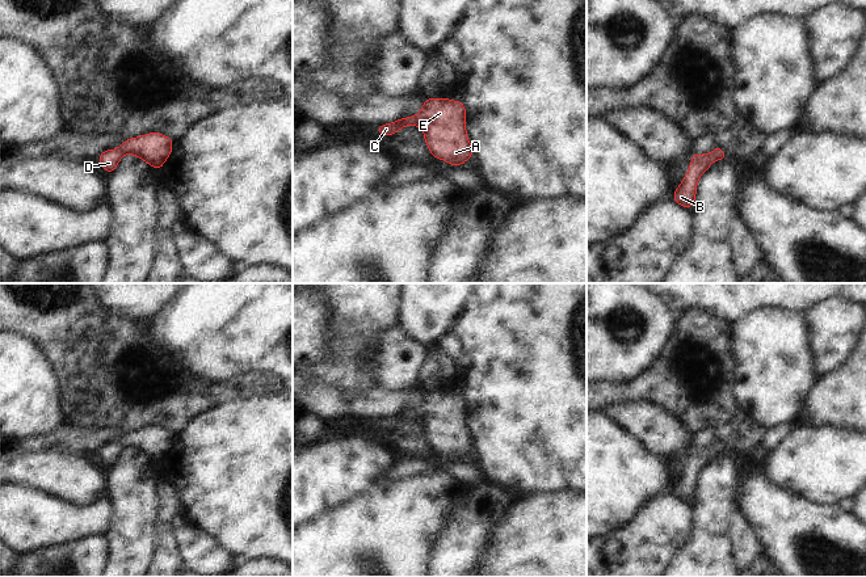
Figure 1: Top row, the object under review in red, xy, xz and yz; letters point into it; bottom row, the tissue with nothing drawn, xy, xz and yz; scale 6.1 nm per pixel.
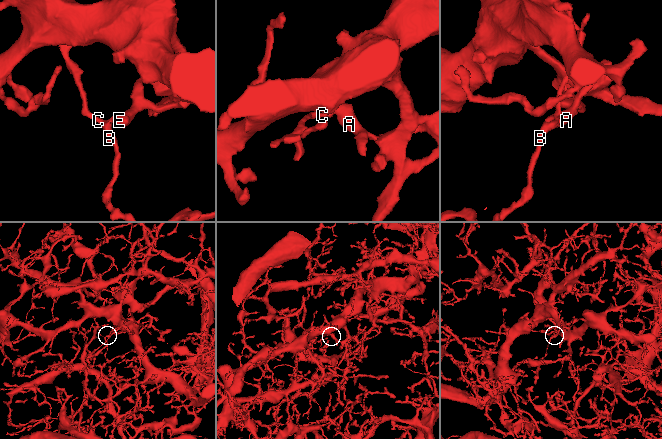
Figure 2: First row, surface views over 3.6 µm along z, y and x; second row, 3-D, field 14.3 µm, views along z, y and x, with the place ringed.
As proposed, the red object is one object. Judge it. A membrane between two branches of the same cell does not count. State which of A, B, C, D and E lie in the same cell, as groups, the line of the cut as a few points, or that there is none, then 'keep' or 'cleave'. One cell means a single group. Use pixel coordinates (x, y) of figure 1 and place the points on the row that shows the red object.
A B C D E; no cut; keep

